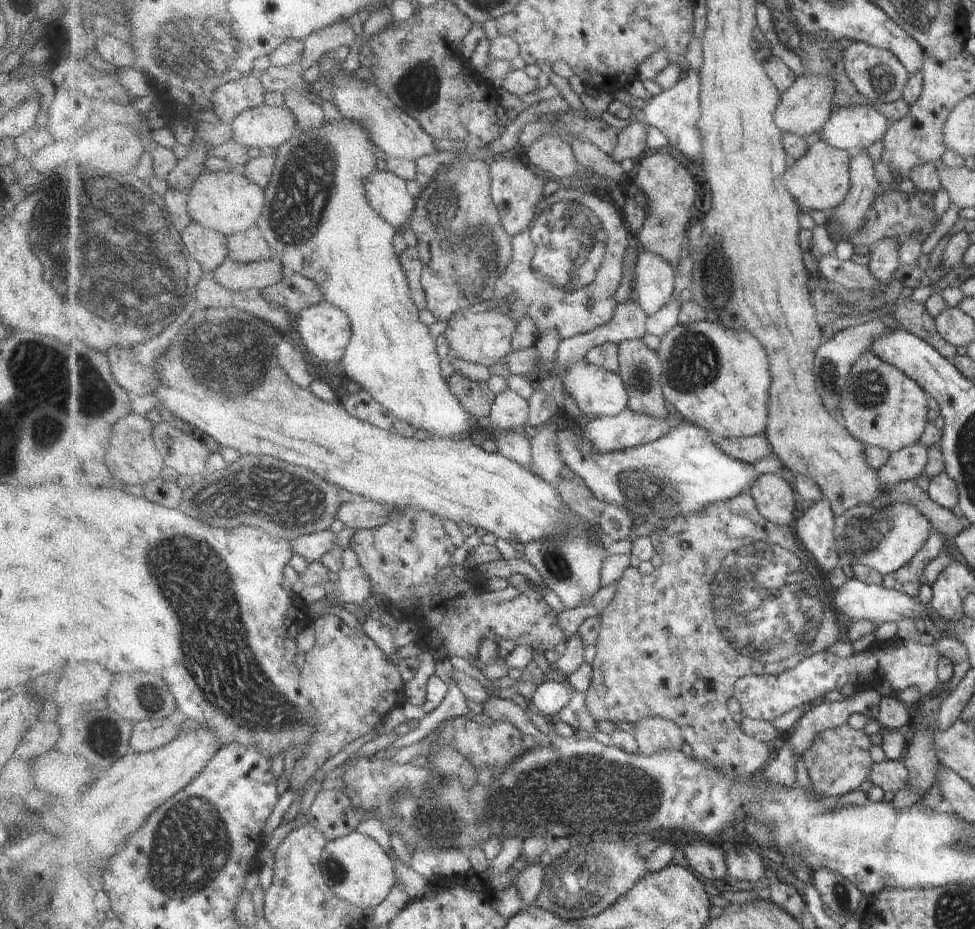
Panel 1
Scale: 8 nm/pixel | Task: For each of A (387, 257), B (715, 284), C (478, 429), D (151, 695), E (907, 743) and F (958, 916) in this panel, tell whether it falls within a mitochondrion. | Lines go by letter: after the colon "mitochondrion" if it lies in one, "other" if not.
A: other
B: mitochondrion
C: other
D: mitochondrion
E: other
F: mitochondrion

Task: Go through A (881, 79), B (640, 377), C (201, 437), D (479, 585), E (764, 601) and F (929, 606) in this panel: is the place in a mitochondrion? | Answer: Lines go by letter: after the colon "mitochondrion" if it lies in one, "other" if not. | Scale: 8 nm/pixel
A: mitochondrion
B: mitochondrion
C: other
D: other
E: mitochondrion
F: other

